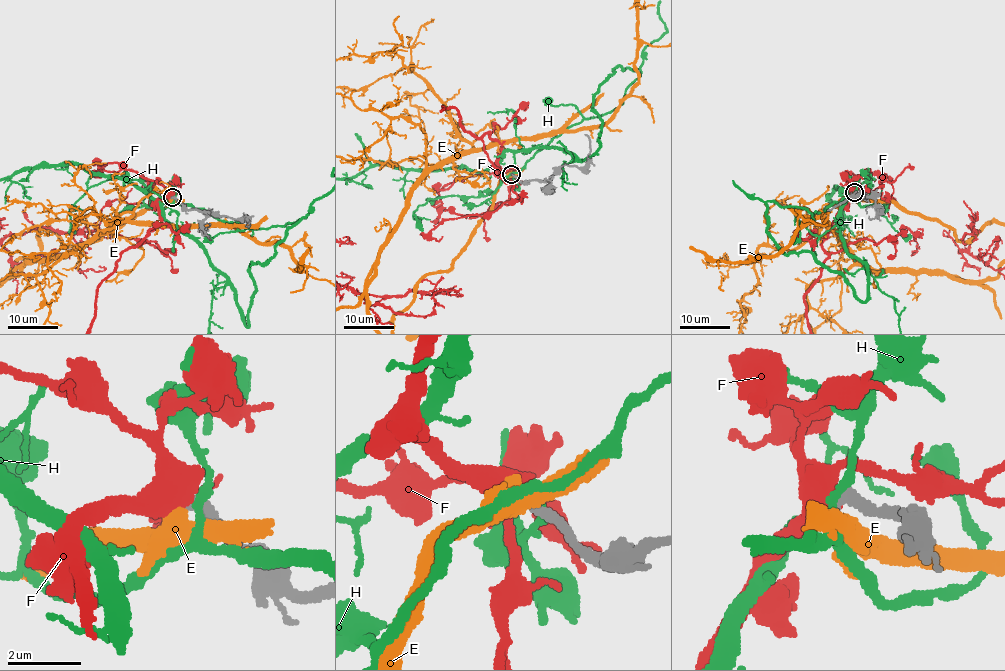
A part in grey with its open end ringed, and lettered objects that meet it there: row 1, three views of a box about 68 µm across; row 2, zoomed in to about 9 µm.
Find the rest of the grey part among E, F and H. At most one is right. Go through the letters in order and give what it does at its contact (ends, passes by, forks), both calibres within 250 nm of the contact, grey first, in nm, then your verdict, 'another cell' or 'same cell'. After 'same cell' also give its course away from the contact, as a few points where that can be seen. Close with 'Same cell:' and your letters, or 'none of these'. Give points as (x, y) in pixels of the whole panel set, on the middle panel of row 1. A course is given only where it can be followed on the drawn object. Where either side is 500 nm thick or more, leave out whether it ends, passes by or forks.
E: it passes by; 320 nm thick on the grey side, 440 nm on the other; another cell
F: it passes by; 320 nm thick on the grey side, 480 nm on the other; same cell
H: it passes by; 360 nm thick on the grey side, 220 nm on the other; another cell
Same cell: F

